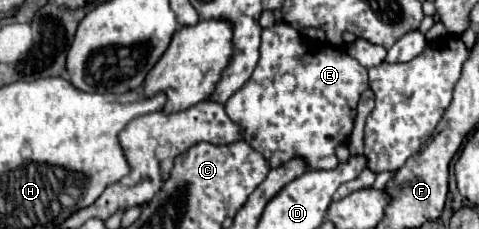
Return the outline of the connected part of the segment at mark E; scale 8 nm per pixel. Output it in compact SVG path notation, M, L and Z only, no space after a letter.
M276 22L272 28L262 32L260 60L250 80L230 96L224 108L230 120L242 128L244 142L260 152L270 168L278 168L292 158L302 158L308 170L332 170L338 166L336 146L348 142L354 128L360 94L368 88L368 84L368 70L356 58L346 54L346 50L310 42L290 24Z

